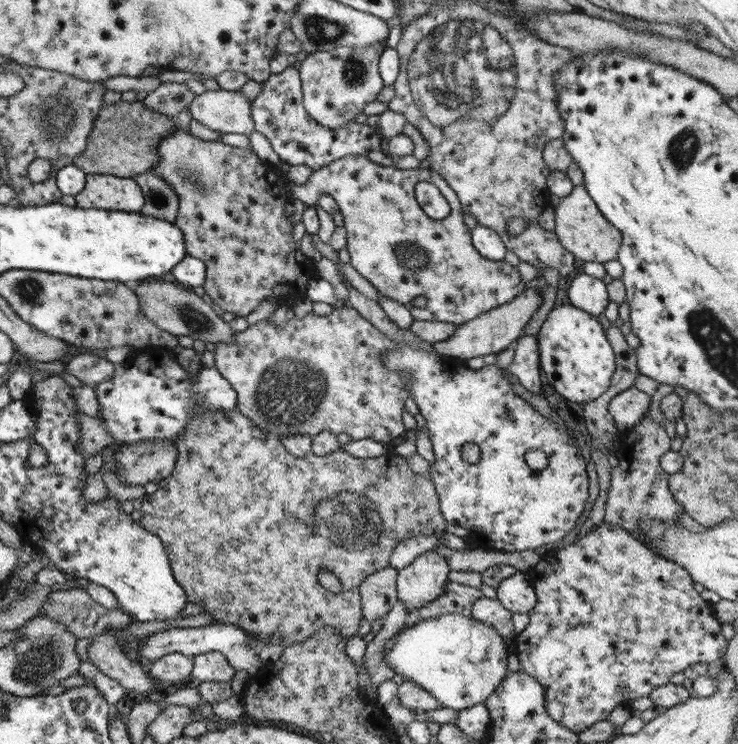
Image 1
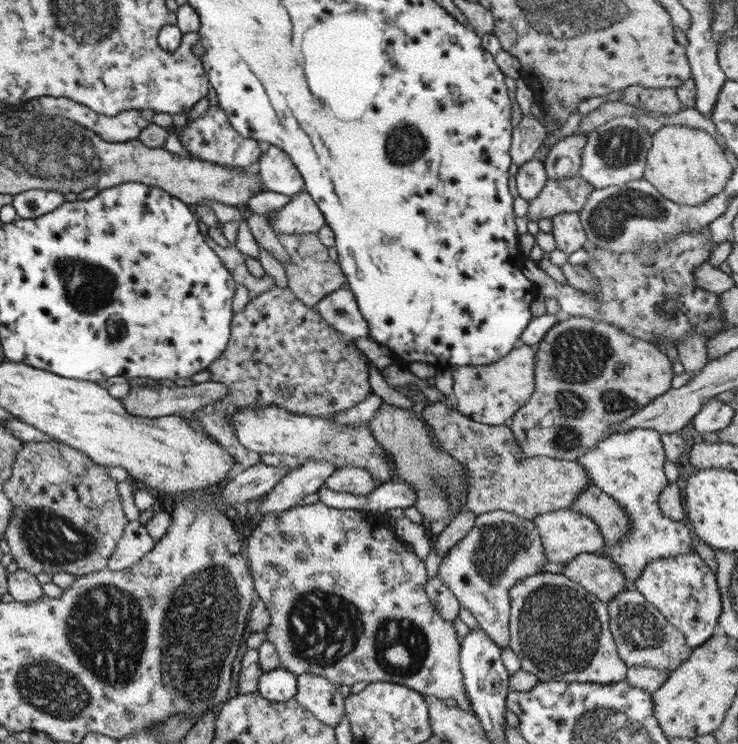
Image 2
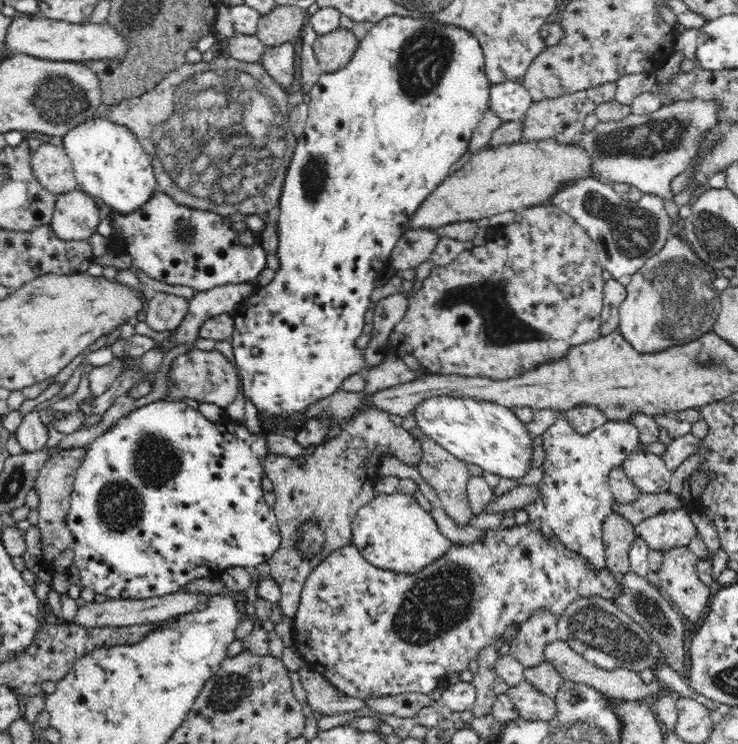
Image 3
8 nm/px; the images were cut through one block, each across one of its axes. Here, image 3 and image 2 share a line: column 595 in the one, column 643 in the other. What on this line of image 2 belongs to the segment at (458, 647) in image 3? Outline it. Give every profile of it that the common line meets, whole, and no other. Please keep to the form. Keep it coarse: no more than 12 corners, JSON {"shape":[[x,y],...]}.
{"shape":[[688,552],[631,585],[692,650],[717,632],[715,574]]}

